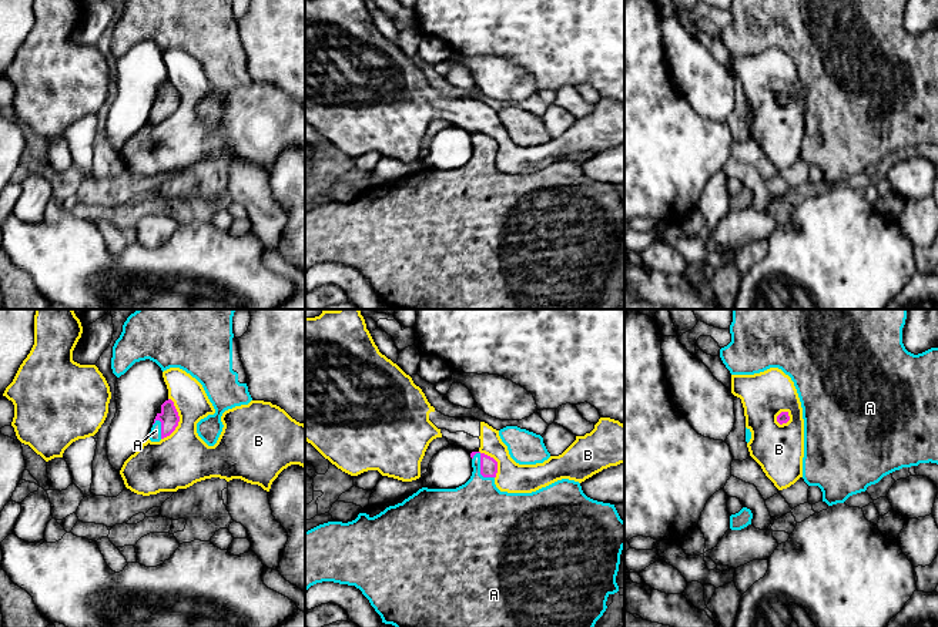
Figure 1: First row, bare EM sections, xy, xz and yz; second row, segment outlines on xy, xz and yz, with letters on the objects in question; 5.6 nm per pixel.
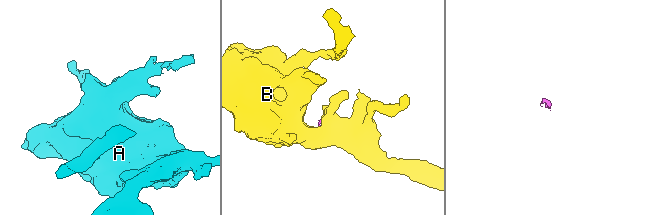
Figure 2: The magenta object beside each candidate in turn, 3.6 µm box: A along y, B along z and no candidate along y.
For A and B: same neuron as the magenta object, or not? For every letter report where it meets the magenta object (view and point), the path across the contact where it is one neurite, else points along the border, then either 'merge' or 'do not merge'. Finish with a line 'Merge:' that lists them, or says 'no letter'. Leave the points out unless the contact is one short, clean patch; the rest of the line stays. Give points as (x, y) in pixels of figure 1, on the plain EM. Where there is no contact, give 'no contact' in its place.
A: contact xz (481, 150); way xz (488, 146), (481, 150), (476, 194); merge
B: contact xy (178, 101); border xy (170, 79), (178, 97), (178, 106), (161, 120); do not merge
Merge: A

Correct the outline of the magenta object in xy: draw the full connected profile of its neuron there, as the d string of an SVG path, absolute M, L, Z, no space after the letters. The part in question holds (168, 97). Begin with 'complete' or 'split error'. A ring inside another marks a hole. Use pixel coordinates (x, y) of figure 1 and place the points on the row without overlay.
split error | M171 80L161 86L161 93L157 94L154 105L151 108L148 120L151 123L160 123L170 117L178 107L180 97Z

